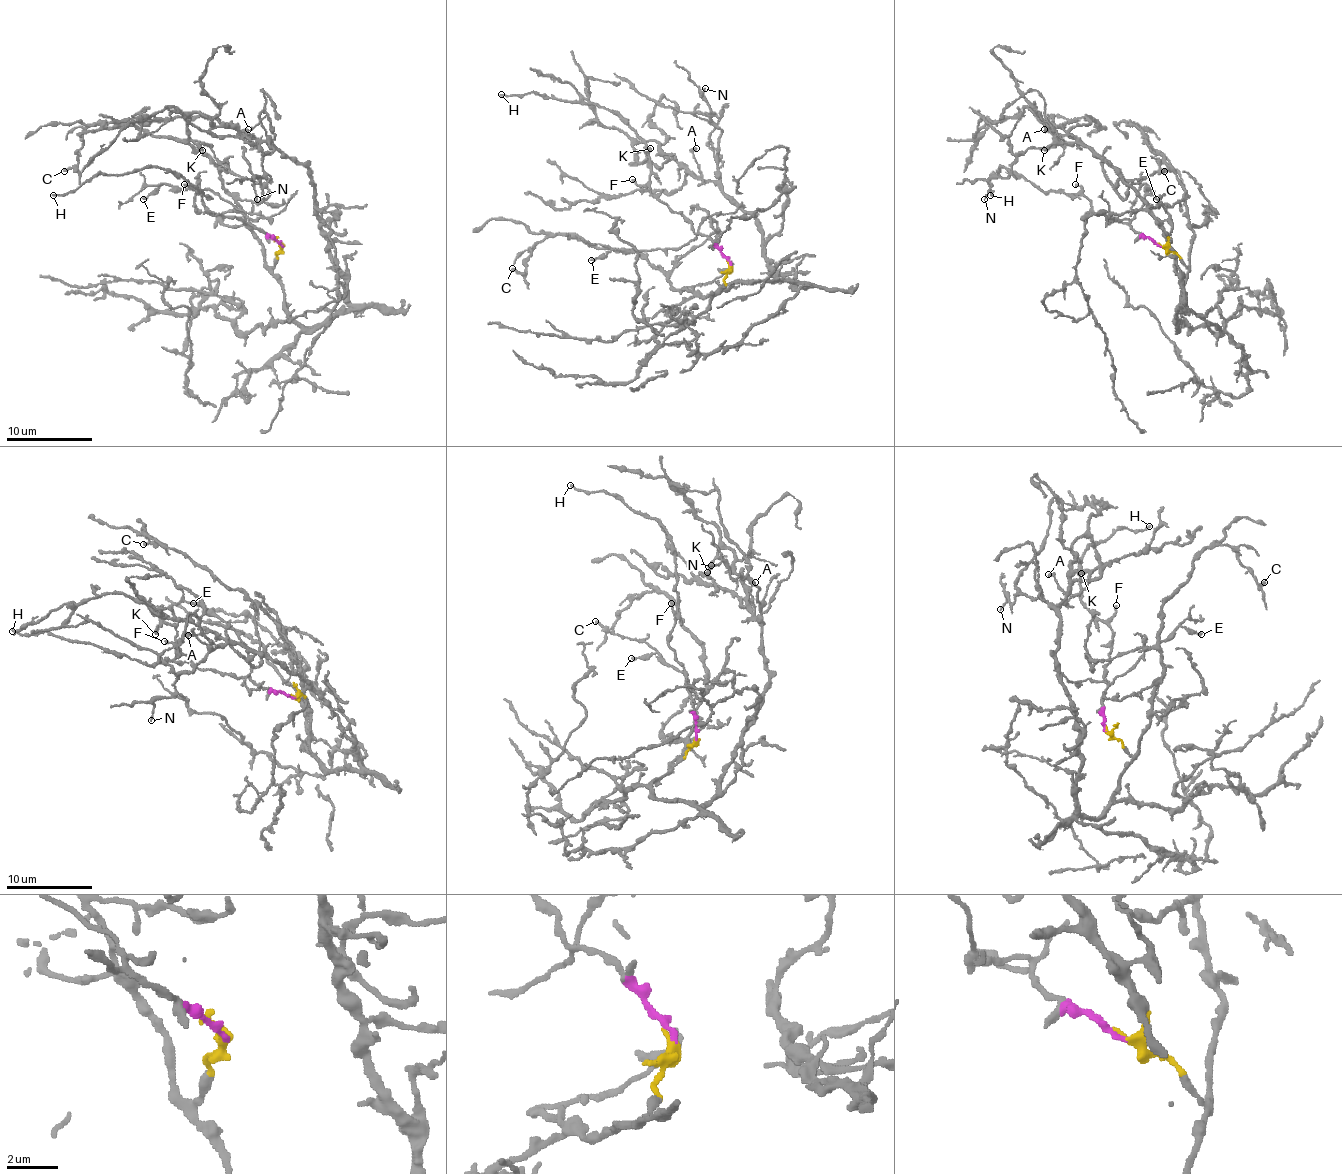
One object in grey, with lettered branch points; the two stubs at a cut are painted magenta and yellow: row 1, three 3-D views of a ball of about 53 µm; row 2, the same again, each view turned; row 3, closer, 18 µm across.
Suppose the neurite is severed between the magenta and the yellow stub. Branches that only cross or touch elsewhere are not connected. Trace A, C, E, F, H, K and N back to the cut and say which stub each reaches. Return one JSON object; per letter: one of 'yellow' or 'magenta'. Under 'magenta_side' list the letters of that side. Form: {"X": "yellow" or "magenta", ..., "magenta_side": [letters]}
{"A": "yellow", "C": "yellow", "E": "magenta", "F": "magenta", "H": "magenta", "K": "yellow", "N": "yellow", "magenta_side": ["E", "F", "H"]}

